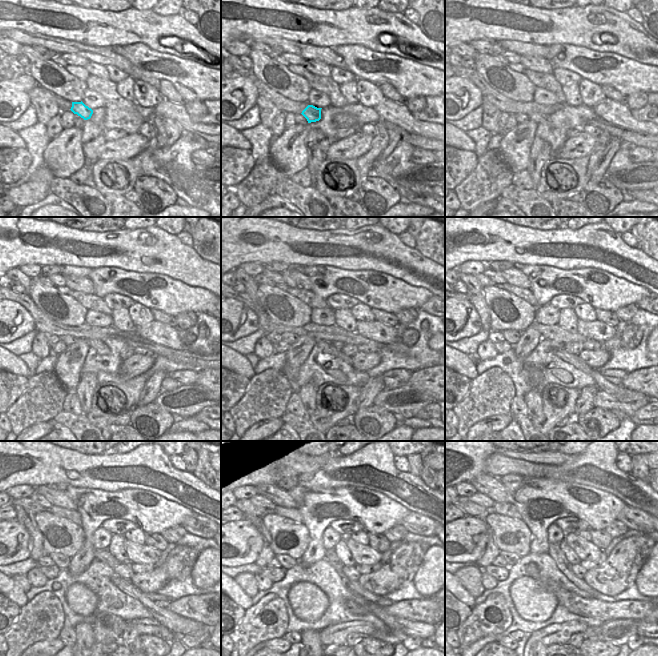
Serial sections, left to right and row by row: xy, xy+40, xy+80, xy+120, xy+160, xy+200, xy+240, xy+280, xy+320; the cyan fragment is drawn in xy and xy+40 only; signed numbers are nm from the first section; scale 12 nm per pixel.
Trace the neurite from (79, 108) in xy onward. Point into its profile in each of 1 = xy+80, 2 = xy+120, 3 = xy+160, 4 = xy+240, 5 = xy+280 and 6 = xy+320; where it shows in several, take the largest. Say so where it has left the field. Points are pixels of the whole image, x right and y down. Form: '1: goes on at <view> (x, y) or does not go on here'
1: goes on at xy+80 (538, 118)
2: goes on at xy+120 (100, 346)
3: goes on at xy+160 (327, 347)
4: goes on at xy+240 (180, 626)
5: goes on at xy+280 (411, 628)
6: goes on at xy+320 (645, 629)

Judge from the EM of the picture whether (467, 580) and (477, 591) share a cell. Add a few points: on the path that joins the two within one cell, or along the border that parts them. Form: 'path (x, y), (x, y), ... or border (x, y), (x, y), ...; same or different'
path (470, 583), (475, 588); same

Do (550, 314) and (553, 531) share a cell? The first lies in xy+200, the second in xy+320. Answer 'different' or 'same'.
same

